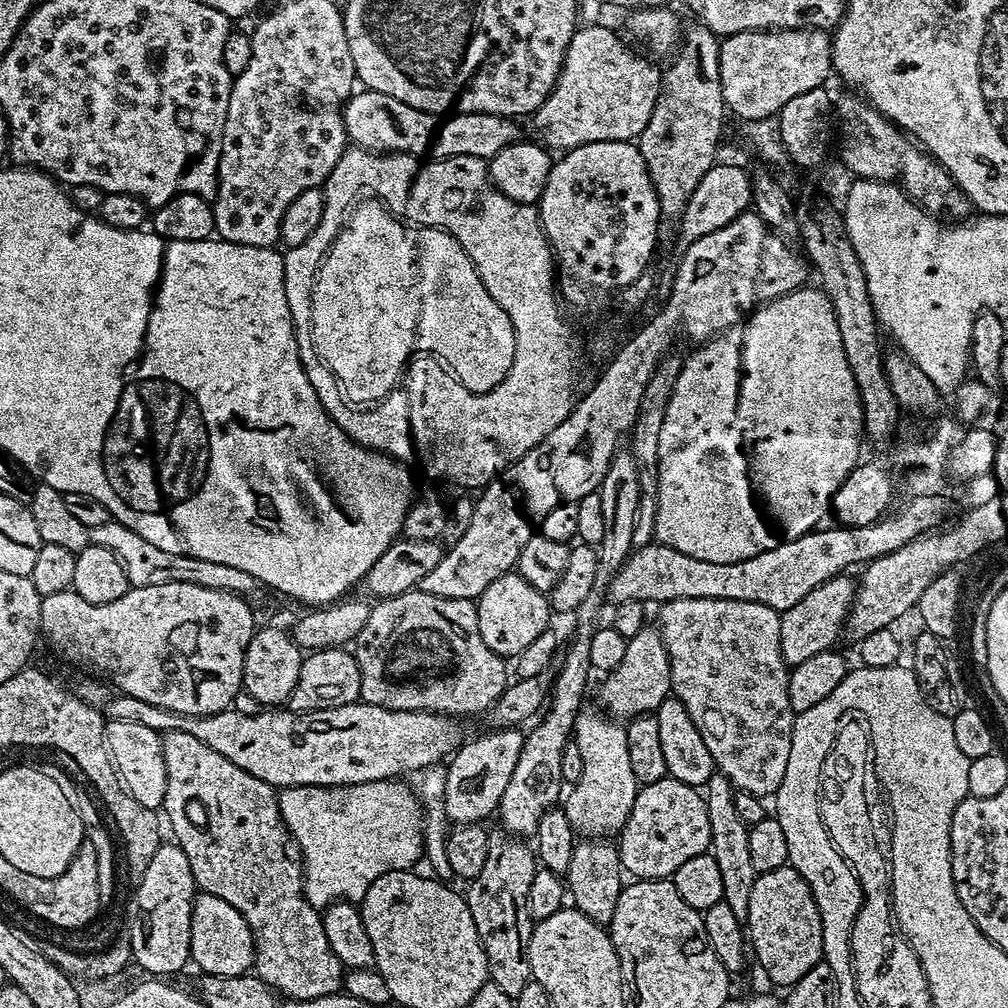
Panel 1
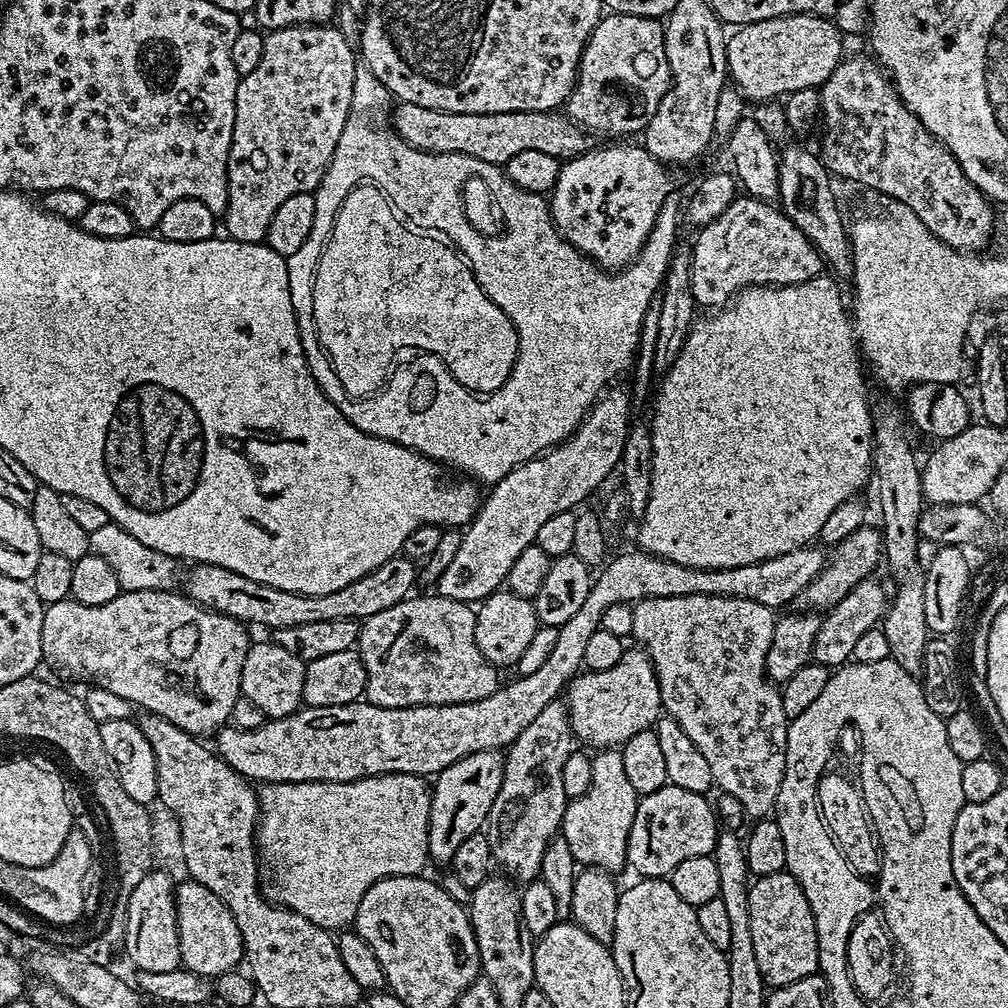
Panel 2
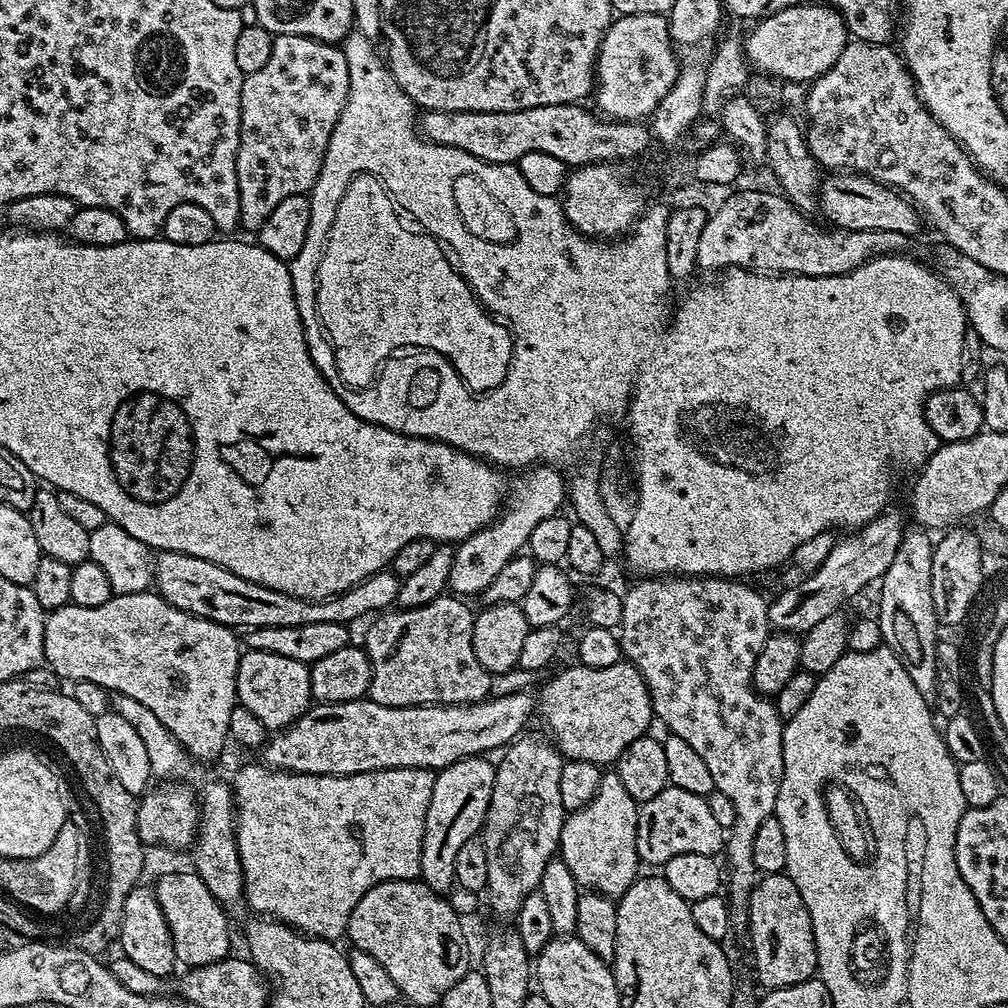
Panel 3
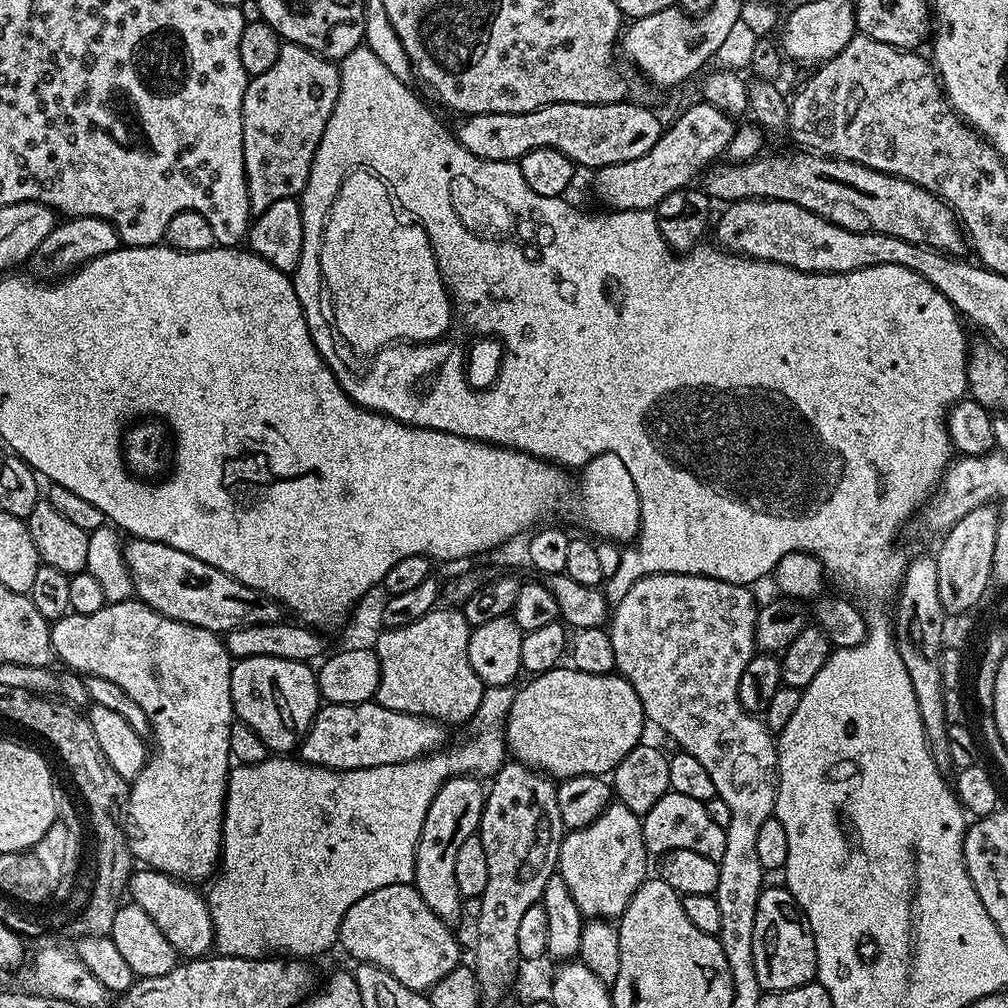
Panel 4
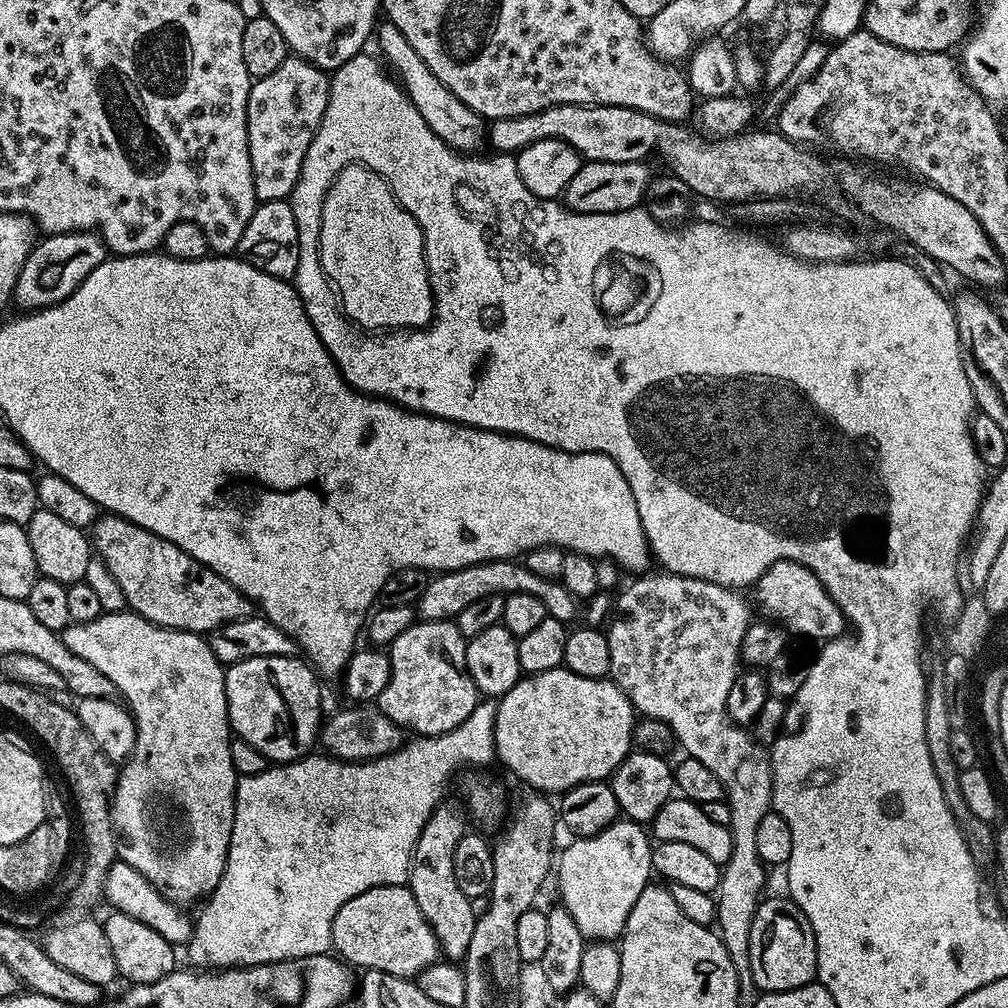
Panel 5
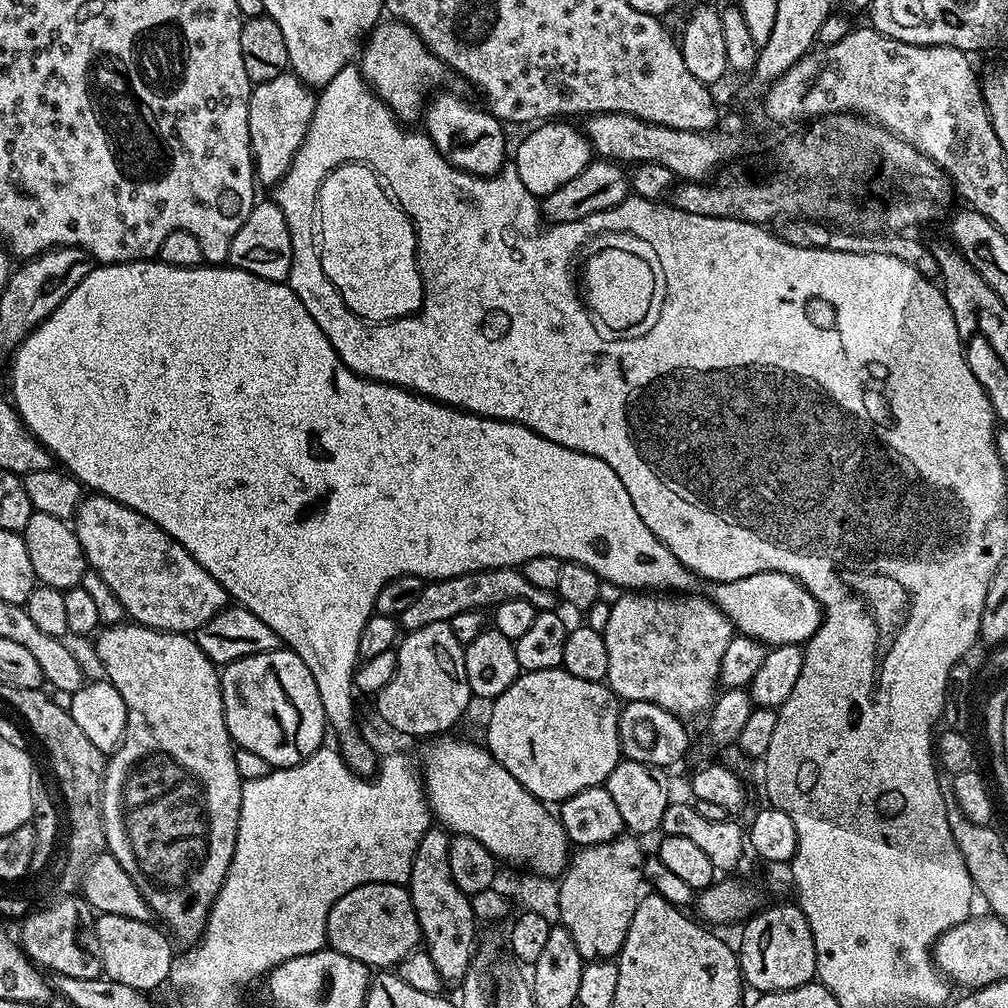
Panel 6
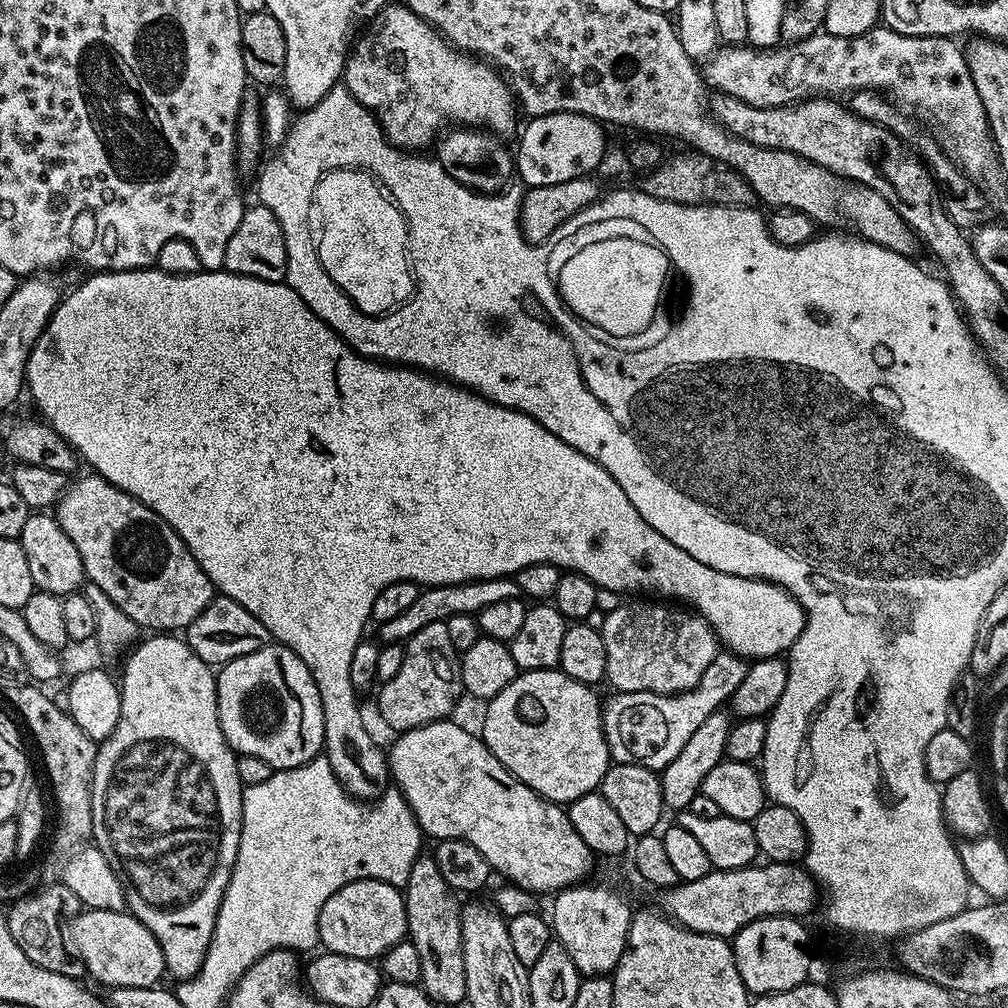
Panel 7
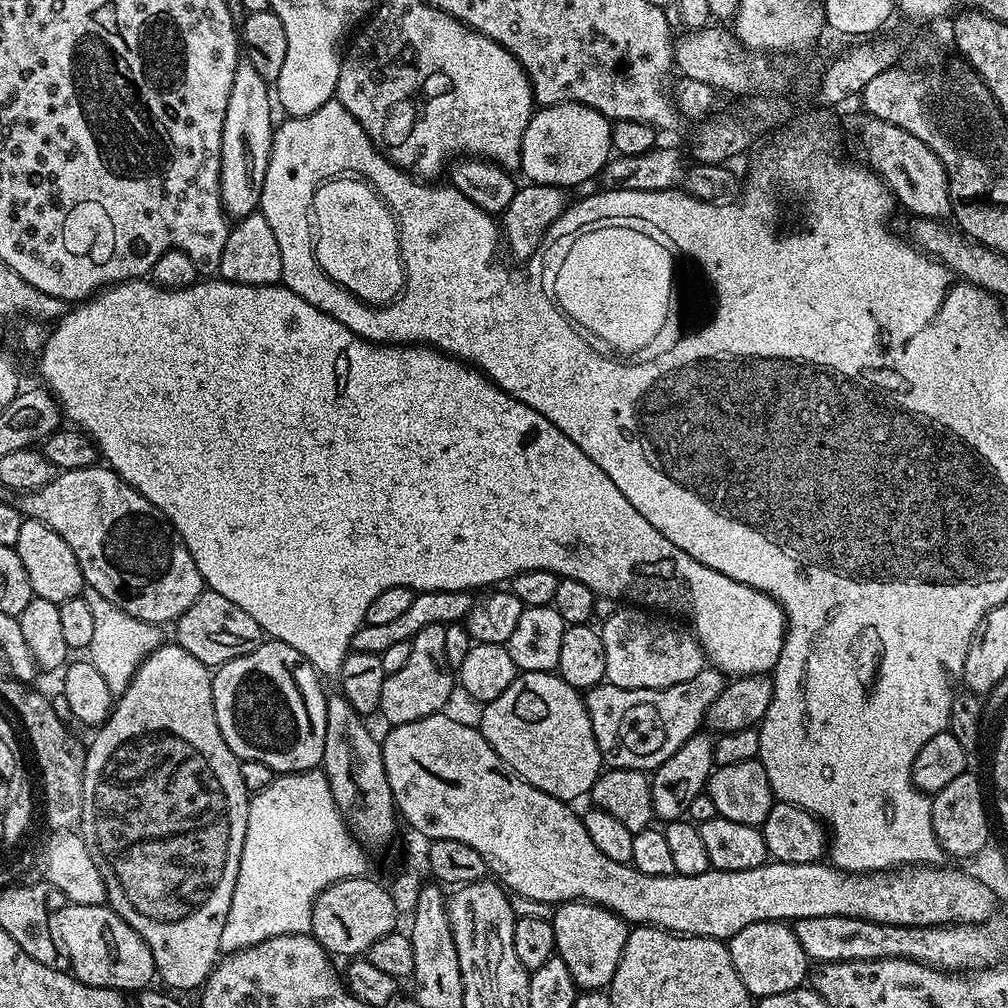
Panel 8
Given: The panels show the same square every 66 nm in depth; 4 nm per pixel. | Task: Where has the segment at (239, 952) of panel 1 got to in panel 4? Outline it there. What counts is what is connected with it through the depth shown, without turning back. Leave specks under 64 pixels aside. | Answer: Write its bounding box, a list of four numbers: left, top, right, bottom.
[126,866,213,958]

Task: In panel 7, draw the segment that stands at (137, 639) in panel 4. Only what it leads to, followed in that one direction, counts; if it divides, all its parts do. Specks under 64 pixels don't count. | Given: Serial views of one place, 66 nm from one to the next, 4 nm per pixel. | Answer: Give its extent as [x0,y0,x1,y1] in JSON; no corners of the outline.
[92,634,244,982]

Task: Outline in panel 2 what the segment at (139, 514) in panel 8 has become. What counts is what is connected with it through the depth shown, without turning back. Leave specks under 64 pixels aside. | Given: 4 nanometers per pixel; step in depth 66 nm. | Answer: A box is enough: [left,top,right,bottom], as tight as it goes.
[182,554,418,630]

